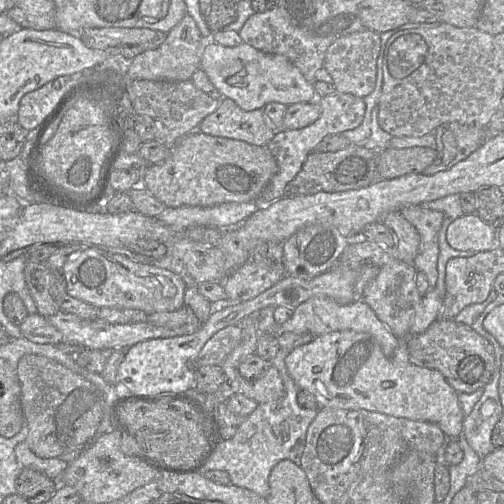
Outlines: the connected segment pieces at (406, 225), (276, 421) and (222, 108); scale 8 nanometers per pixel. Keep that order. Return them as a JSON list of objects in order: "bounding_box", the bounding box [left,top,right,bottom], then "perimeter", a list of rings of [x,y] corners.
[{"bounding_box":[382,212,420,264],"perimeter":[[[391,212],[382,222],[393,233],[395,247],[393,254],[407,264],[413,264],[420,245],[417,229],[400,212]]]},{"bounding_box":[199,349,317,498],"perimeter":[[[279,349],[271,360],[280,373],[285,387],[285,395],[277,401],[258,404],[256,409],[238,426],[231,439],[217,442],[199,473],[207,470],[226,471],[232,485],[249,489],[266,498],[270,493],[268,483],[270,473],[280,461],[291,460],[296,465],[301,465],[307,429],[314,420],[317,410],[304,409],[298,404],[299,389],[289,375],[285,364],[289,353]]]},{"bounding_box":[198,97,277,146],"perimeter":[[[222,97],[217,109],[202,120],[198,130],[204,134],[242,140],[256,146],[266,145],[277,132],[266,118],[263,108],[245,111],[226,97]]]}]

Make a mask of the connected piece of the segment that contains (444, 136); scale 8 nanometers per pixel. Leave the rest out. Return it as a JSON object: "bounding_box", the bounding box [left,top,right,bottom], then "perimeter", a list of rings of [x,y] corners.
{"bounding_box":[423,122,489,175],"perimeter":[[[451,122],[438,126],[434,136],[437,156],[423,175],[434,175],[465,160],[489,138],[489,130],[487,127]]]}

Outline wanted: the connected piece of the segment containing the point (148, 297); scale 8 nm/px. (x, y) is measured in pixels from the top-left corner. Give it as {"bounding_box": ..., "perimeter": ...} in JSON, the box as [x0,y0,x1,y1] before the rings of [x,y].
{"bounding_box":[61,247,187,315],"perimeter":[[[86,247],[81,253],[71,255],[61,269],[61,274],[66,281],[66,290],[70,296],[97,308],[136,309],[151,315],[159,312],[173,312],[184,306],[187,286],[179,275],[153,264],[134,262],[124,255],[109,253],[97,247]]]}

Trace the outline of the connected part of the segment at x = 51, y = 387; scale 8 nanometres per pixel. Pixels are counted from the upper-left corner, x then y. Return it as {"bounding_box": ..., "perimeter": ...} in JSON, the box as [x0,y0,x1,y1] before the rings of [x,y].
{"bounding_box":[16,355,106,458],"perimeter":[[[41,355],[23,356],[16,368],[21,386],[21,408],[28,428],[26,442],[29,448],[41,458],[58,458],[65,452],[83,449],[89,444],[98,430],[106,405],[106,393],[62,364]]]}

